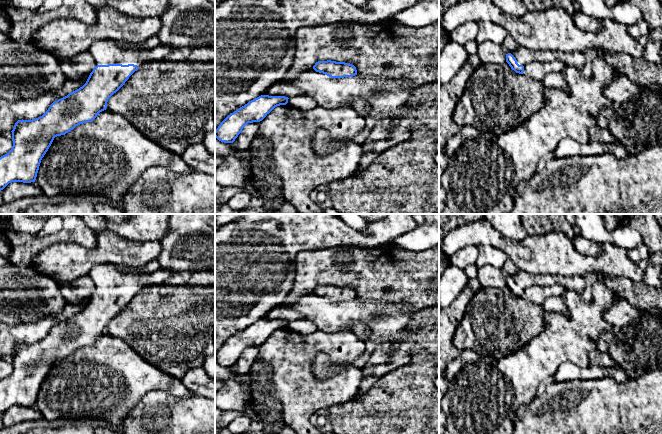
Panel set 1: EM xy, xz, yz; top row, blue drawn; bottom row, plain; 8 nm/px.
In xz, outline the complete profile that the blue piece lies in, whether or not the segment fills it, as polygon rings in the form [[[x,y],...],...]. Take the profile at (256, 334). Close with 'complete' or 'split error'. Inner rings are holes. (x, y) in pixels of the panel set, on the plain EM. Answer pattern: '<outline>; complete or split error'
[[[261,319],[228,339],[215,354],[215,361],[233,367],[248,347],[262,345],[275,331],[286,329],[288,321]]]; complete

